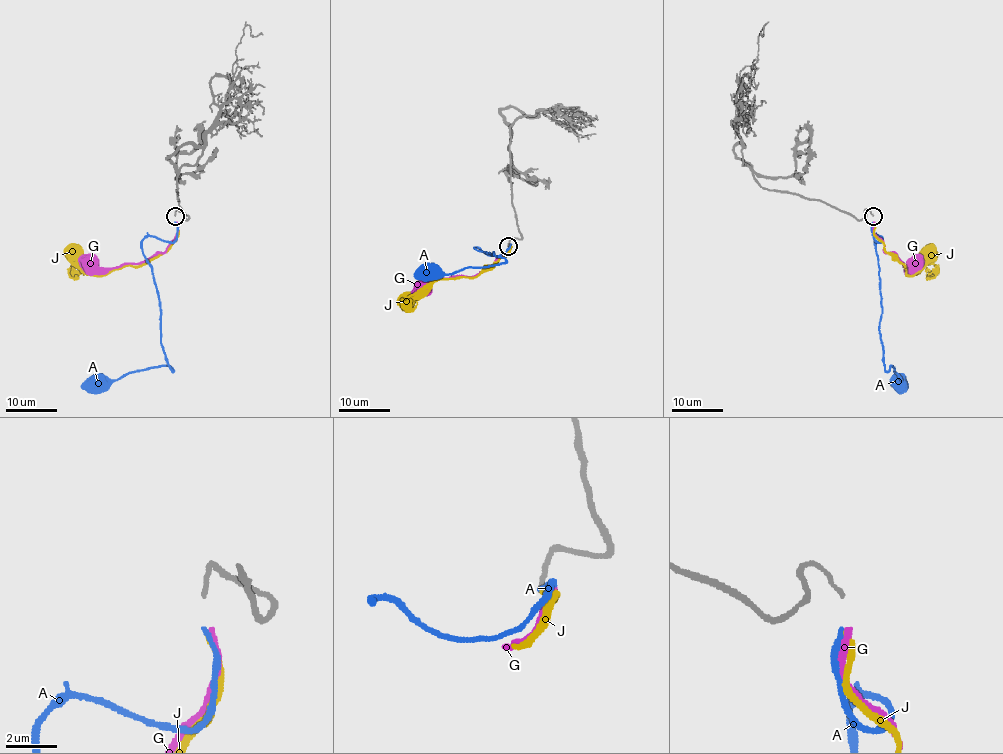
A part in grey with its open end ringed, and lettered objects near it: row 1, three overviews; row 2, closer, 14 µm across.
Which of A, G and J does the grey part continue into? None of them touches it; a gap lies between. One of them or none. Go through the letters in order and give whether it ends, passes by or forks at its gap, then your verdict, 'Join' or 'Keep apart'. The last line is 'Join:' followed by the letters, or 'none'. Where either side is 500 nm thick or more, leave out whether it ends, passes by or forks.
A: It ends there. Keep apart
G: It ends there. Join
J: It ends there. Keep apart
Join: G

